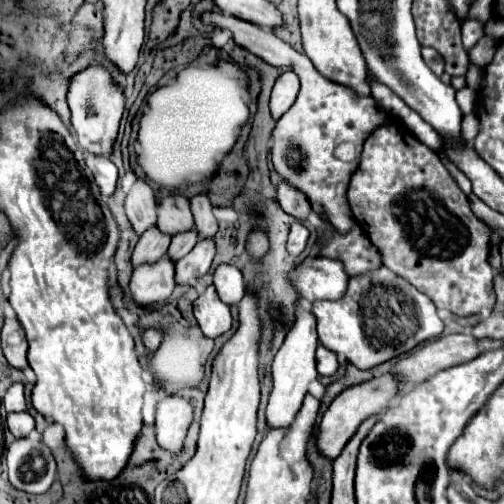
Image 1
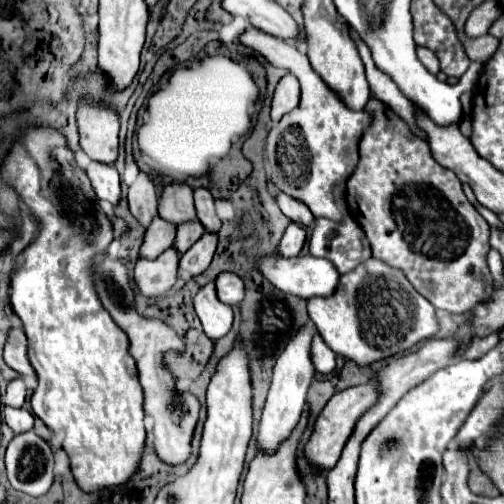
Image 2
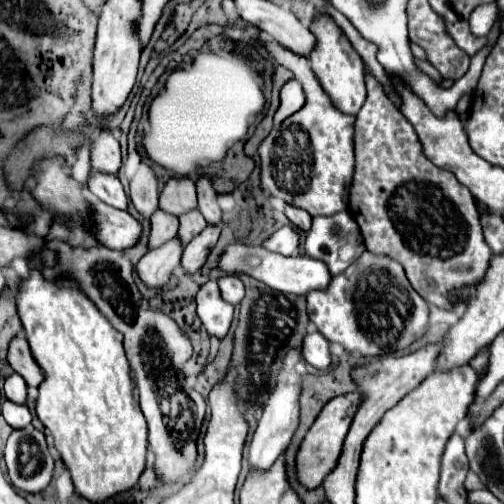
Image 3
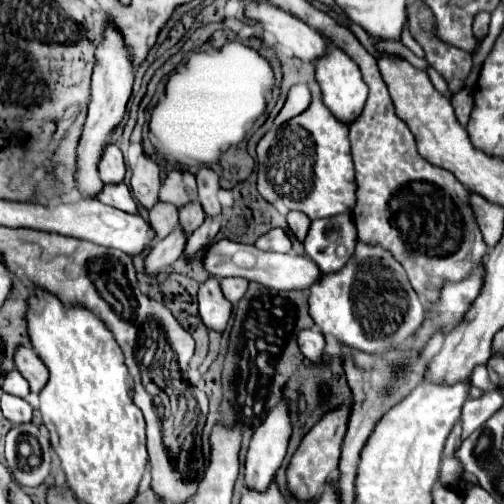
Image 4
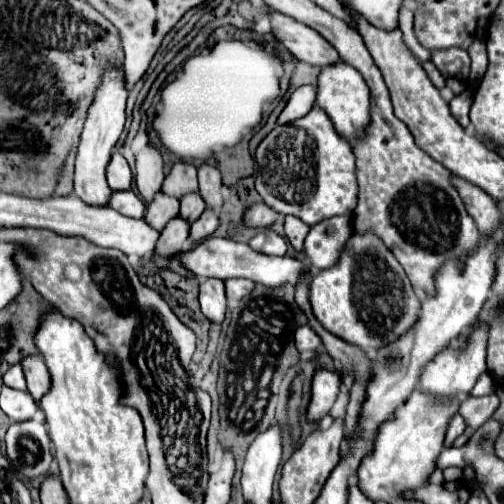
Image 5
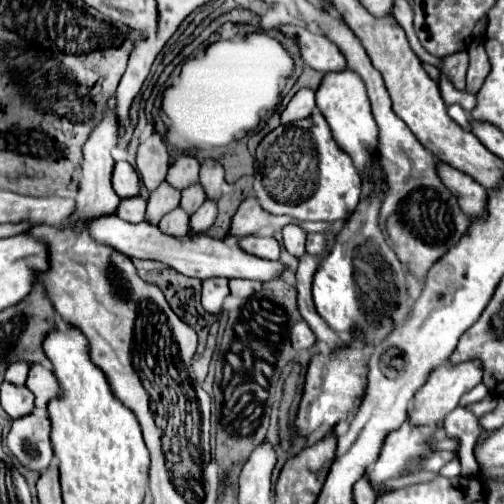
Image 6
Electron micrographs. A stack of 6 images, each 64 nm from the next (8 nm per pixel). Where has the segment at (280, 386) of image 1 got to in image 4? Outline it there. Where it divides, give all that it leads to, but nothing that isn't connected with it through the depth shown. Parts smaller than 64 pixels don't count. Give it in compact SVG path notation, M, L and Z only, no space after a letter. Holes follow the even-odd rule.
M280 400L276 408L268 410L262 426L256 428L256 432L254 432L252 440L250 440L250 448L248 448L246 464L244 464L244 484L246 484L248 490L266 492L266 488L274 480L276 470L280 468L280 464L282 464L284 456L286 456L290 432L292 432L292 426L290 426L290 416L288 416L288 404L284 400Z

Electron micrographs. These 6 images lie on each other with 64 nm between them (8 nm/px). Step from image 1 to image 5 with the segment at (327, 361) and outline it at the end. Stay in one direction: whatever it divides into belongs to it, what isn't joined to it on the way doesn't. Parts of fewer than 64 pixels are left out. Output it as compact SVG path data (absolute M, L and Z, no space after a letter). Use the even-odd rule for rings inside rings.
M300 326L294 332L294 342L296 342L298 352L306 352L306 350L308 352L316 352L322 340L320 340L320 336L310 326Z

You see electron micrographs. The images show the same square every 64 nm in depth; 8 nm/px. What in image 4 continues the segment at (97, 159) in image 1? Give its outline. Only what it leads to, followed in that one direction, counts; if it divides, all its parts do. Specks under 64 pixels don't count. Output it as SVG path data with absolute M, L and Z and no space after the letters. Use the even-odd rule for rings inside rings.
M106 184L104 190L98 194L98 200L108 204L108 206L112 206L112 208L122 210L122 212L138 214L136 198L132 196L128 186L124 186L124 184Z

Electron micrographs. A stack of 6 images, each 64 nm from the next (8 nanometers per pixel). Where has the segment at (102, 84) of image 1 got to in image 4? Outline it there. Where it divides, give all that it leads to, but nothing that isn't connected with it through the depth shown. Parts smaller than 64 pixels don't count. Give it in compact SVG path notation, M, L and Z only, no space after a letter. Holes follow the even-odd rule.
M108 144L100 160L100 178L106 184L122 184L124 176L126 176L126 166L122 160L122 152L118 146Z

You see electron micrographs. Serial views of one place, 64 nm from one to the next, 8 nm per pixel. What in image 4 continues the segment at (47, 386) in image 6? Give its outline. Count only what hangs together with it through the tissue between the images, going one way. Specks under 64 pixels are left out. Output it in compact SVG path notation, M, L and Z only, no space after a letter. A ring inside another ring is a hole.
M18 348L14 362L16 362L16 368L20 370L20 374L28 380L30 390L38 394L44 388L44 384L48 382L48 368L38 358L34 348Z

